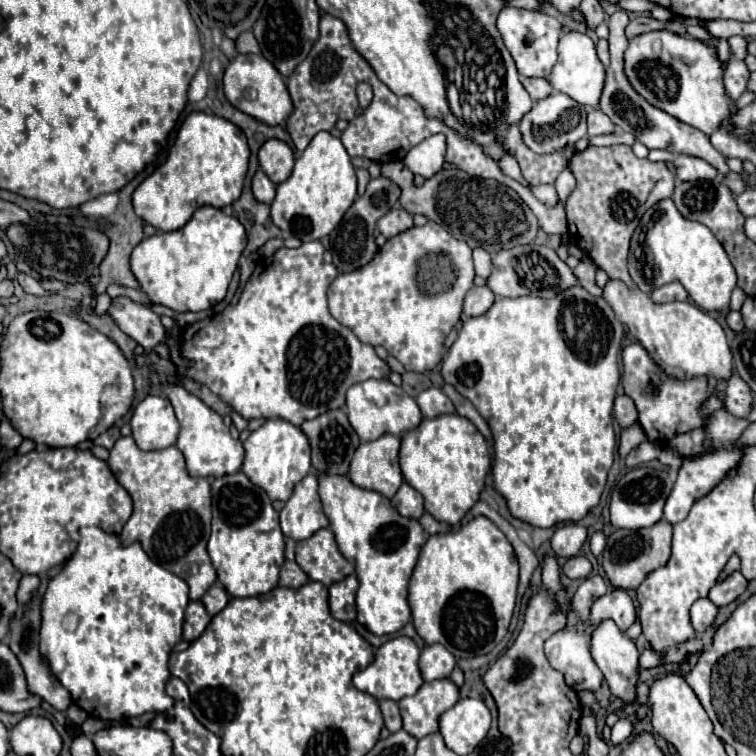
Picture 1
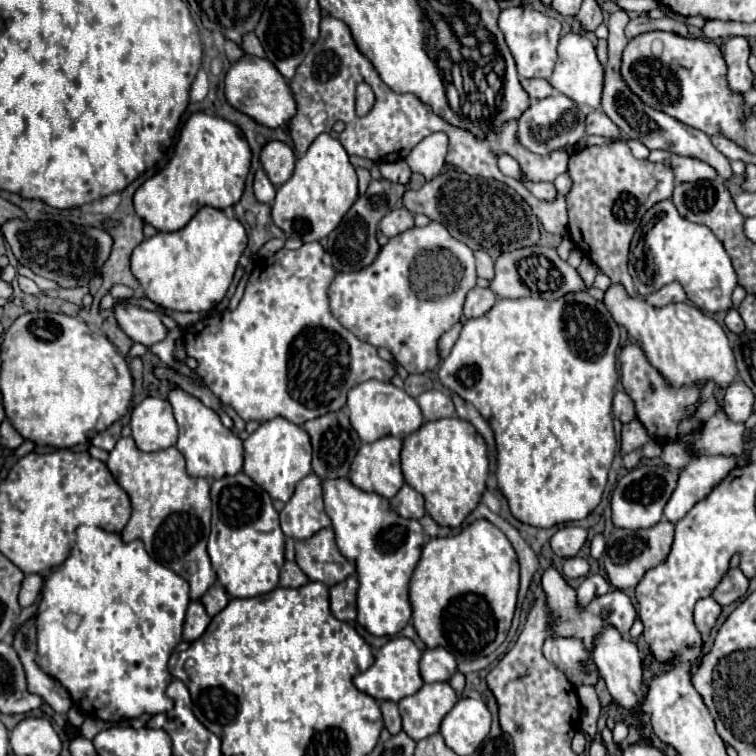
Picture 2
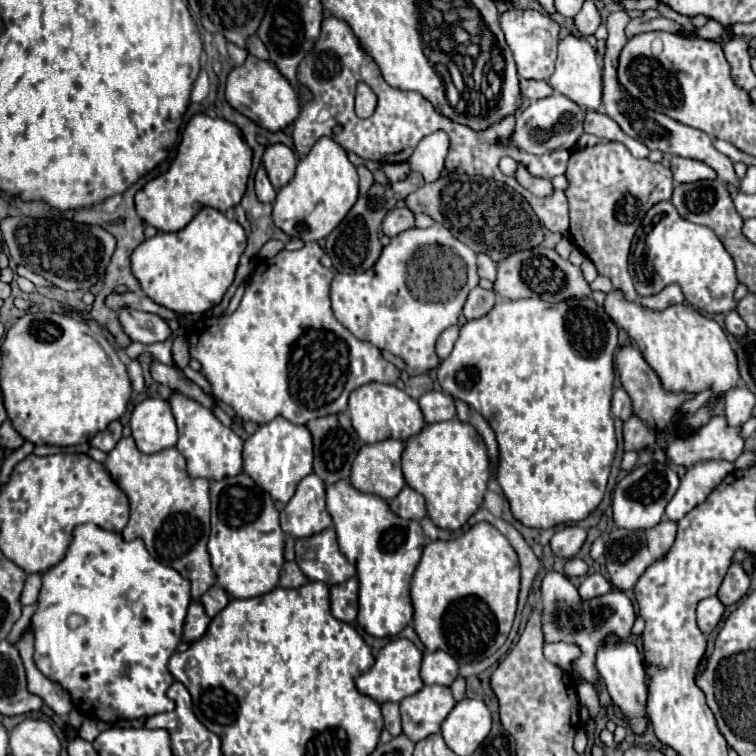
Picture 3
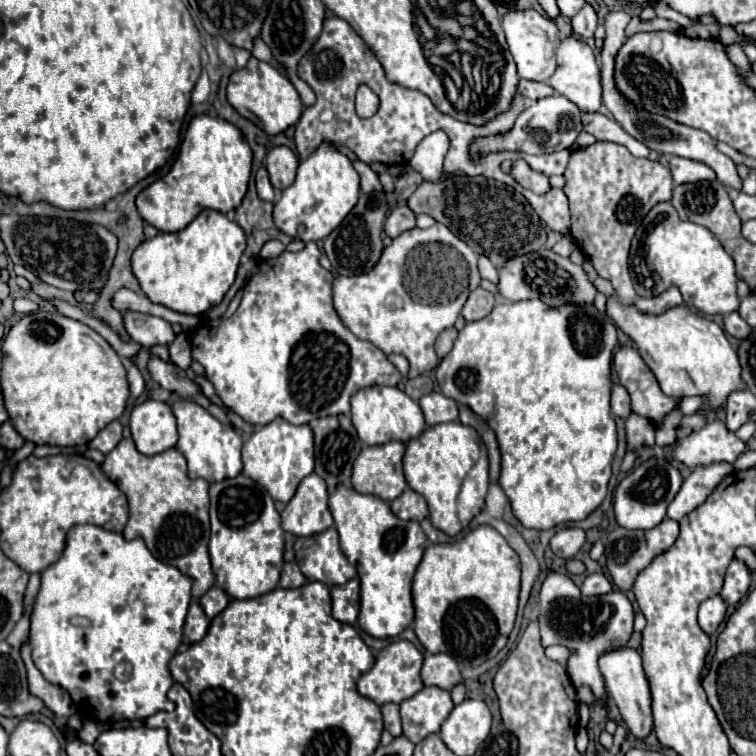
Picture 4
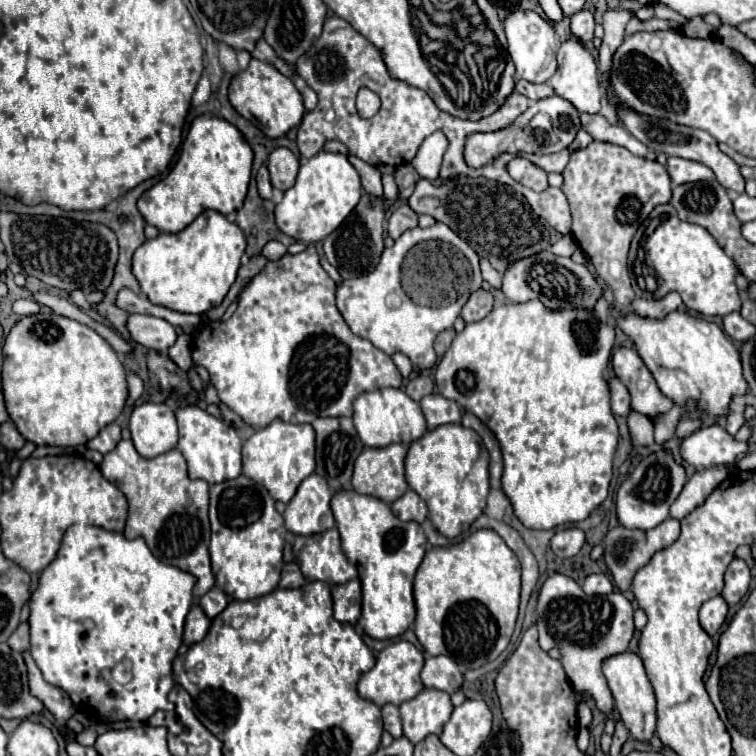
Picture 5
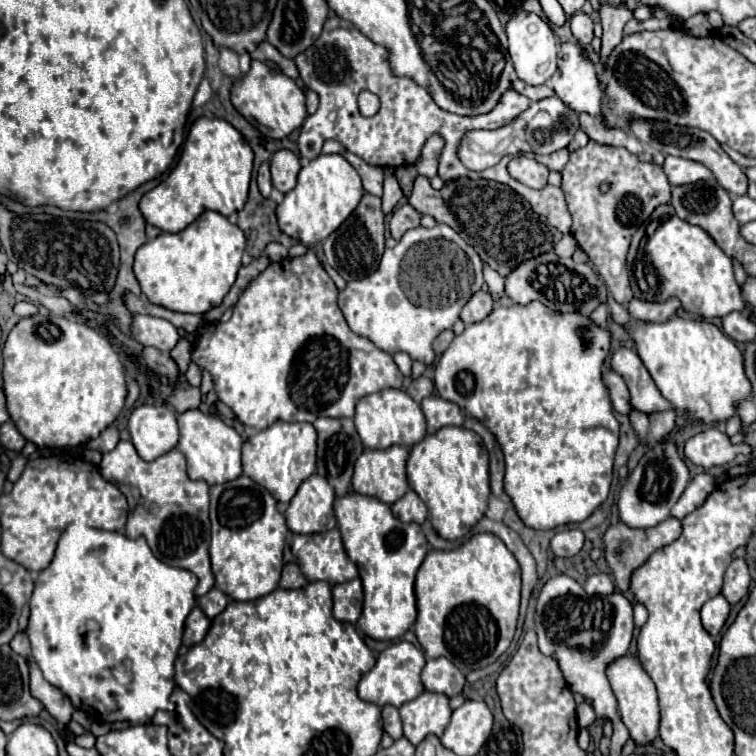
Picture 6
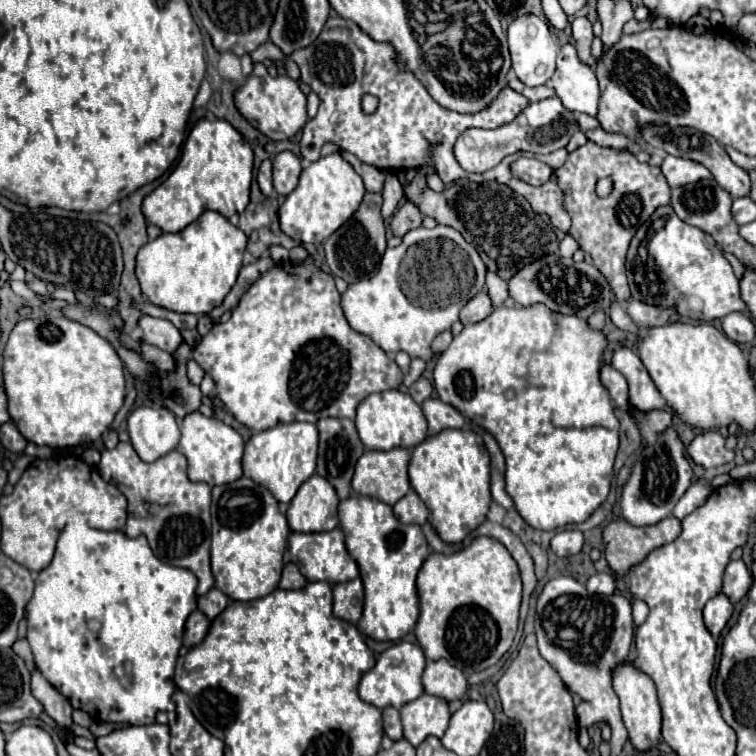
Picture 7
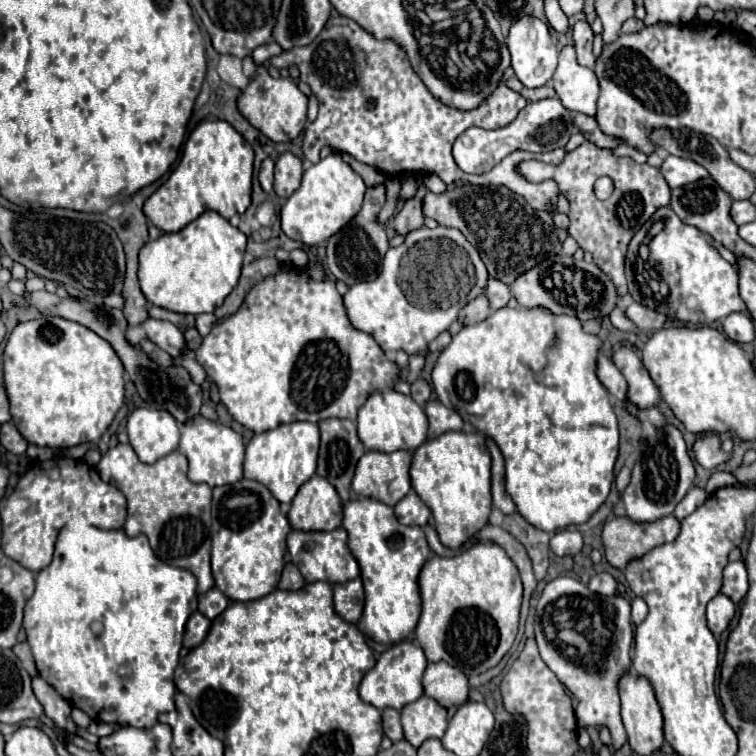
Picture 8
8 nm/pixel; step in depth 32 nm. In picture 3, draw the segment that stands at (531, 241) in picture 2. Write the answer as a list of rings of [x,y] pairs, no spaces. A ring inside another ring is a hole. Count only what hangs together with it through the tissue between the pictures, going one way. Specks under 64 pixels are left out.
[[[444,172],[436,182],[412,192],[406,198],[406,206],[414,214],[424,212],[444,224],[458,240],[468,244],[474,252],[488,254],[494,262],[504,260],[512,252],[538,248],[544,242],[544,228],[524,196],[506,184],[482,176]]]

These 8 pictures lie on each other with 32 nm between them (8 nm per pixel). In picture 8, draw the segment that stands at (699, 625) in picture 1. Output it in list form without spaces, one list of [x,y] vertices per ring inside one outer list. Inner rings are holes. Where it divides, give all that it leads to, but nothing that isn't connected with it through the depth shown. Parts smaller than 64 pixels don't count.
[[[718,594],[710,600],[706,618],[708,618],[708,628],[716,638],[730,626],[734,614],[736,614],[736,604],[726,594]]]

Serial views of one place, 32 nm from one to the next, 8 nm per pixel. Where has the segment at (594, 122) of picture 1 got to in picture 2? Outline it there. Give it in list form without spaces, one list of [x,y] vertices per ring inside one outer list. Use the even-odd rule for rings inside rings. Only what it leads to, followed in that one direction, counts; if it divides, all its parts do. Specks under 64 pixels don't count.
[[[594,110],[586,116],[586,132],[596,134],[596,136],[604,136],[610,140],[622,140],[620,128],[604,112],[598,112],[598,110]]]

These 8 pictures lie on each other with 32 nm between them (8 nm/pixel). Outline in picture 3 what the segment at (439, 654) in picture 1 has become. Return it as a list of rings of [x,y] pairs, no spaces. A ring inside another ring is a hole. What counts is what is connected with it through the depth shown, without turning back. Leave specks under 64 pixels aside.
[[[428,652],[422,658],[420,676],[428,686],[452,686],[452,682],[458,678],[458,662],[446,652]]]

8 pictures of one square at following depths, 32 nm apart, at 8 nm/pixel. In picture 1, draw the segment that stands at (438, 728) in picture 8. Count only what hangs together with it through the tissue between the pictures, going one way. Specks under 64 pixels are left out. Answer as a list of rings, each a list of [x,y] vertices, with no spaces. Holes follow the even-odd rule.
[[[448,678],[424,682],[416,694],[406,696],[398,702],[404,730],[416,740],[438,732],[440,716],[450,710],[458,702],[458,698],[460,692]]]

